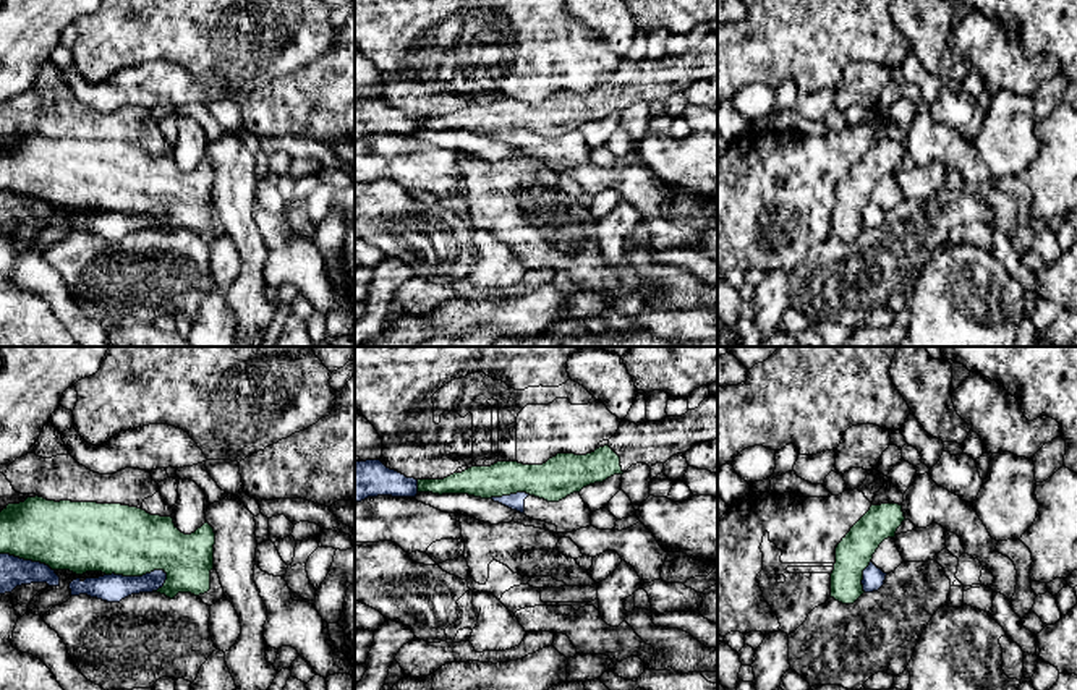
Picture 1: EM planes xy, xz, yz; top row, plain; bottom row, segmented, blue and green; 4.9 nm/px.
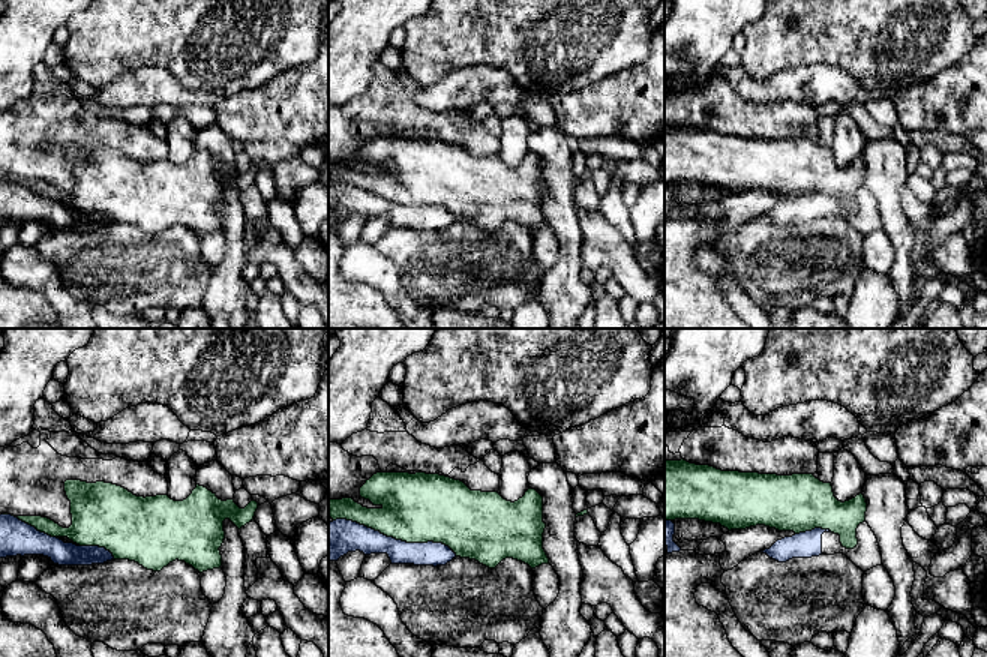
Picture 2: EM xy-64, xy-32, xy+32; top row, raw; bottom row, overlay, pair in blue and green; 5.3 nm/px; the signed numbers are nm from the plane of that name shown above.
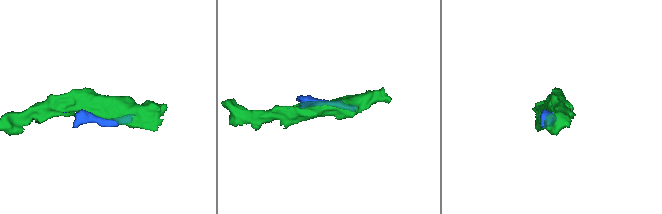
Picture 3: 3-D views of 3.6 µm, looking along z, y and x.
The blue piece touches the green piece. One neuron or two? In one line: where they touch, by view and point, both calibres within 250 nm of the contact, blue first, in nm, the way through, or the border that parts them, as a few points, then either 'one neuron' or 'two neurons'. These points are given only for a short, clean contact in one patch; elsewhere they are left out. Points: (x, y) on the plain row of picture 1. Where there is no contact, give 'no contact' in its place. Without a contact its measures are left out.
contact xy (138, 214); calibres 140 and 340 nm; two neurons

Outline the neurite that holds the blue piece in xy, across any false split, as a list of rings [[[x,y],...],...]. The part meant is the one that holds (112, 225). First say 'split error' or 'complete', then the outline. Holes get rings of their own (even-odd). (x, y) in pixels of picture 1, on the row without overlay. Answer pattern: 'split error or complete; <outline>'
complete; [[[154,207],[143,214],[104,212],[99,215],[76,215],[70,220],[71,233],[87,232],[107,240],[120,240],[121,236],[139,232],[152,230],[164,224],[167,211]]]

